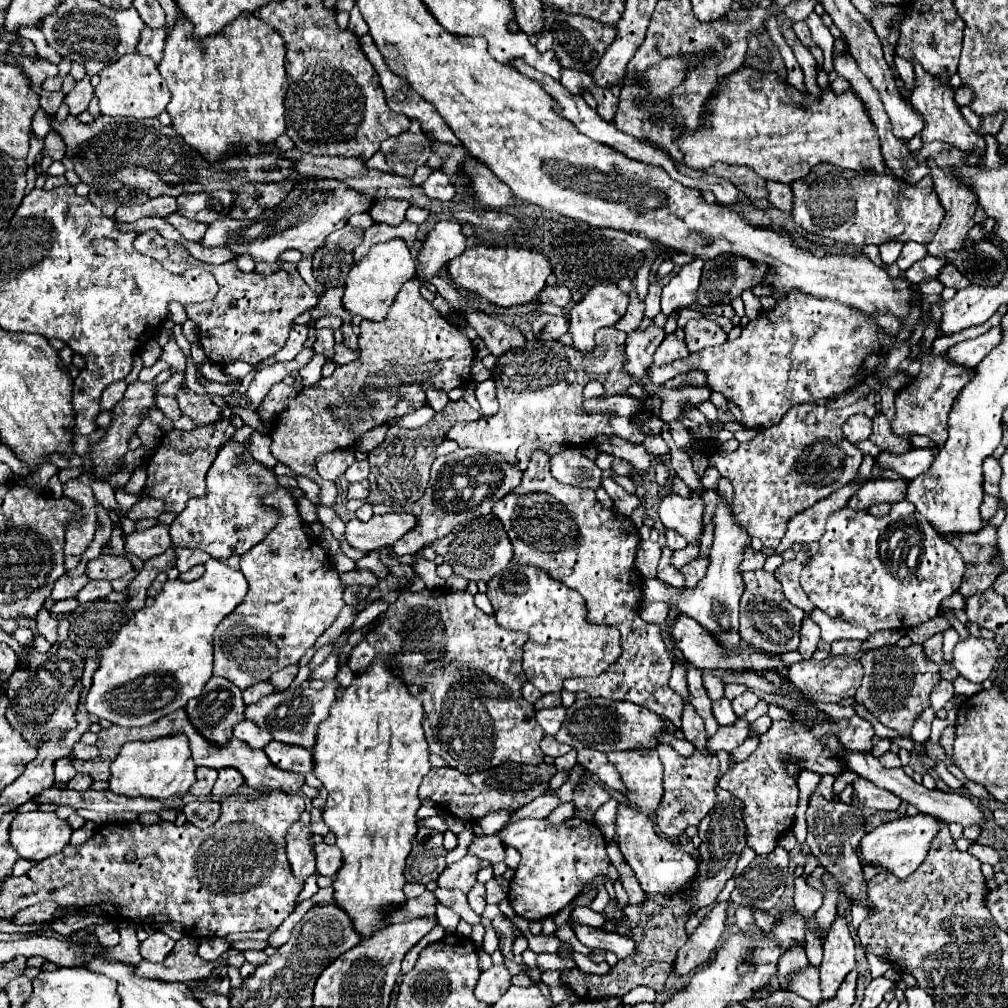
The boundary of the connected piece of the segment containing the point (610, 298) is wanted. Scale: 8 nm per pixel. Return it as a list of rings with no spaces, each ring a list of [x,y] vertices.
[[[617,284],[593,286],[569,312],[569,334],[579,352],[589,352],[595,346],[595,332],[599,328],[615,326],[629,306],[629,296]]]

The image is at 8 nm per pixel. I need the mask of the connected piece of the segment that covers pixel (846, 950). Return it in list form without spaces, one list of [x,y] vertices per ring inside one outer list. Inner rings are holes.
[[[837,914],[823,940],[823,962],[821,962],[823,1000],[835,996],[837,988],[853,968],[855,968],[855,944],[849,932],[849,922],[843,914]]]

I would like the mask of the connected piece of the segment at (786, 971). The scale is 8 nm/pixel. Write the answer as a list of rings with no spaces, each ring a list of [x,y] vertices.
[[[799,944],[789,946],[789,948],[781,954],[781,958],[779,958],[779,974],[777,974],[777,976],[779,976],[781,988],[787,986],[787,976],[789,976],[791,972],[795,972],[795,970],[807,966],[807,964],[809,964],[809,960],[807,960],[807,956],[805,956],[803,946],[799,946]]]

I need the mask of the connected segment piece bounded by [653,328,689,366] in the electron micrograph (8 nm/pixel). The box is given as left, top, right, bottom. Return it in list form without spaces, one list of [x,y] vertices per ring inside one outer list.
[[[677,328],[673,334],[667,334],[665,340],[661,342],[661,346],[655,352],[653,364],[661,366],[661,364],[675,362],[677,358],[685,358],[685,356],[689,356],[689,352],[687,352],[687,346],[683,340],[683,330]]]

